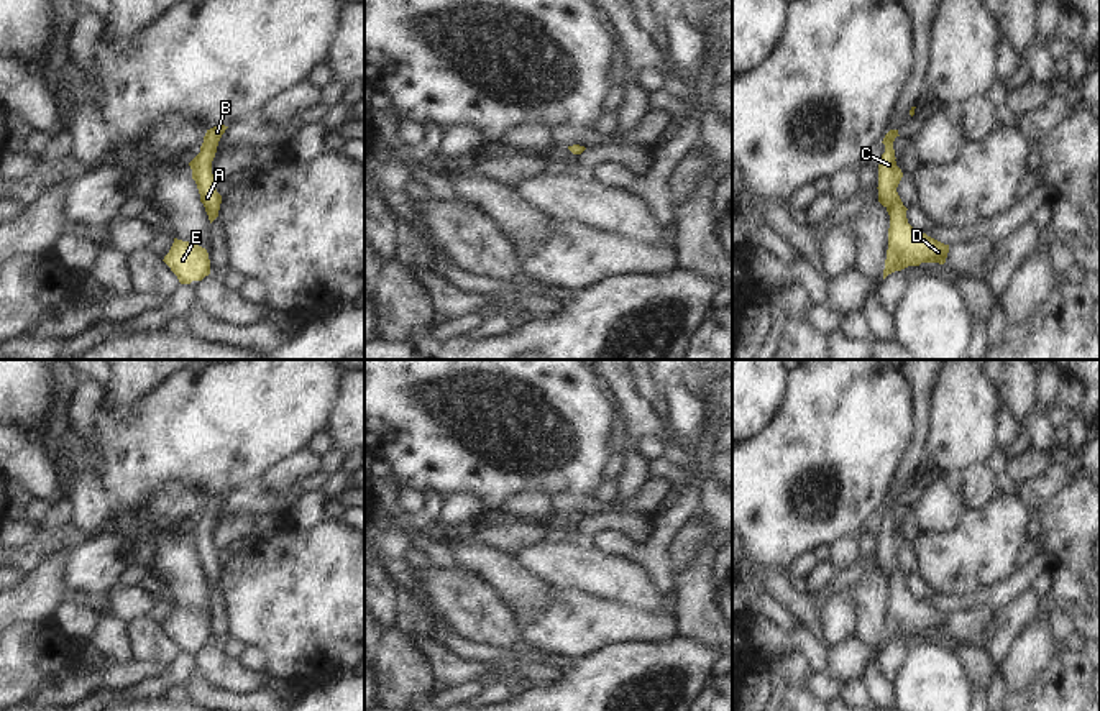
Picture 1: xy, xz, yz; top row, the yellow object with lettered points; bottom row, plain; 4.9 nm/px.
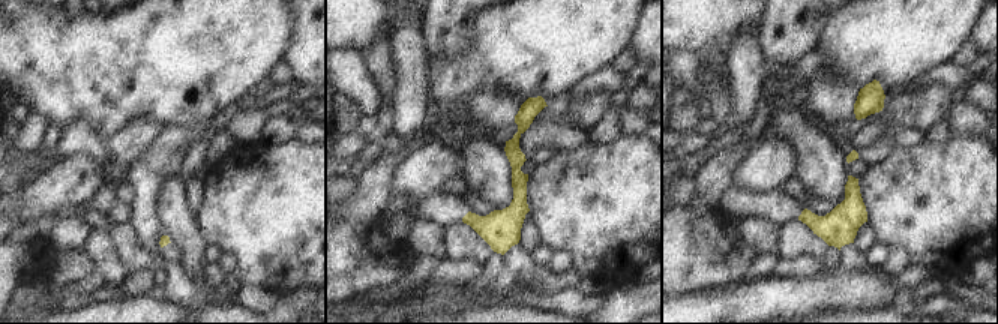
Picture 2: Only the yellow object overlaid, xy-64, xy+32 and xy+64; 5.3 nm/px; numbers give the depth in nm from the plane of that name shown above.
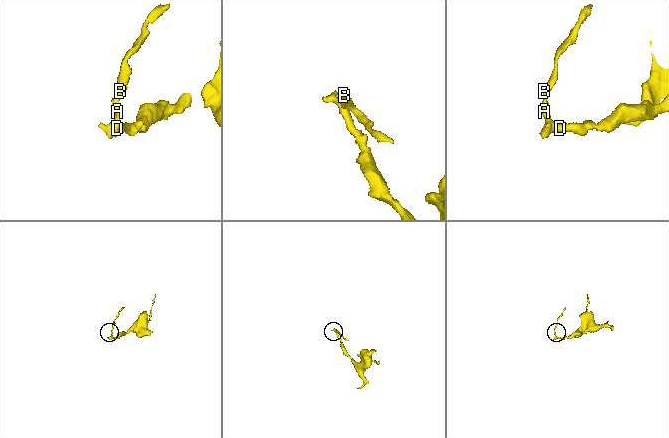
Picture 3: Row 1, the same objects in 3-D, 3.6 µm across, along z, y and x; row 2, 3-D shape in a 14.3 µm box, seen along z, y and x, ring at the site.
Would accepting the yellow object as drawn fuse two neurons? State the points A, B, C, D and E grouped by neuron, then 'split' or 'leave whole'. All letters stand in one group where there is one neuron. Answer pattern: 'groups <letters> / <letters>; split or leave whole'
groups A B C D E; leave whole

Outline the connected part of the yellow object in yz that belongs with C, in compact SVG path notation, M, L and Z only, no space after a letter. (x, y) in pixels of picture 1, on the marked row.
M890 130L885 138L885 153L878 164L878 202L890 215L888 250L883 269L883 279L908 266L919 266L921 263L944 264L949 245L944 245L926 233L916 232L906 218L906 207L903 205L896 187L903 177L896 166L893 141L900 136L898 130Z

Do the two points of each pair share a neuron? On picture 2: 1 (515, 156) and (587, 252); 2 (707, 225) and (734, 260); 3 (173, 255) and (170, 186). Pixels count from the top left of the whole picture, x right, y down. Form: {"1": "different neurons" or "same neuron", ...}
{"1": "different neurons", "2": "same neuron", "3": "different neurons"}

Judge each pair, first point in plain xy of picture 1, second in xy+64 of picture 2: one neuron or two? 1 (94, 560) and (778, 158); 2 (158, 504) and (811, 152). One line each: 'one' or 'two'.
1: one
2: two

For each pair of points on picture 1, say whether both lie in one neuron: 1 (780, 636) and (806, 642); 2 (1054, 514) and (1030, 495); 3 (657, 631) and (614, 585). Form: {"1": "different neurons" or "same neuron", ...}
{"1": "same neuron", "2": "different neurons", "3": "different neurons"}

